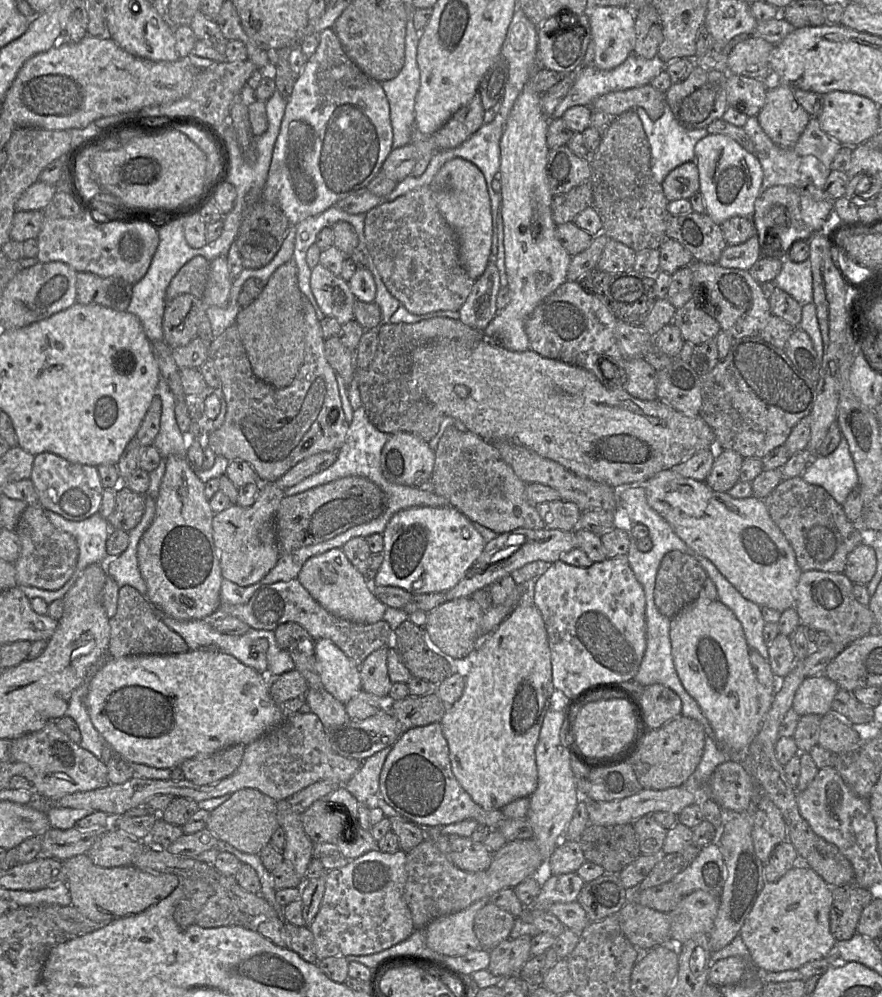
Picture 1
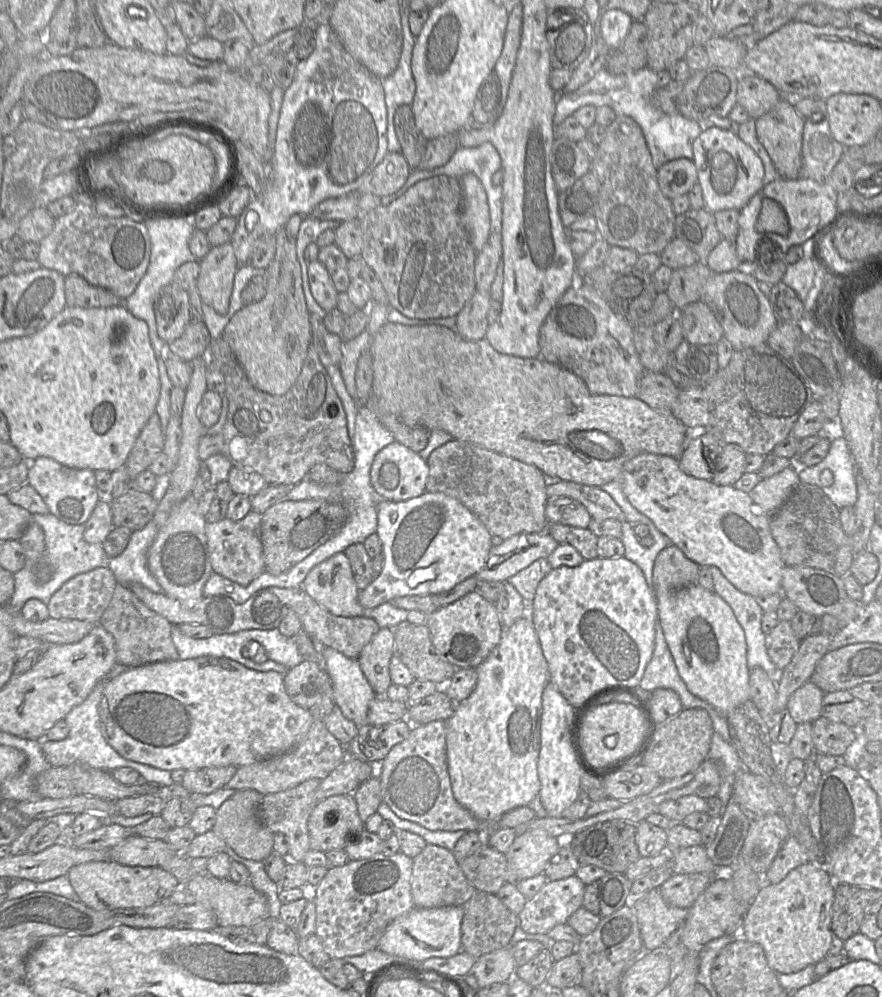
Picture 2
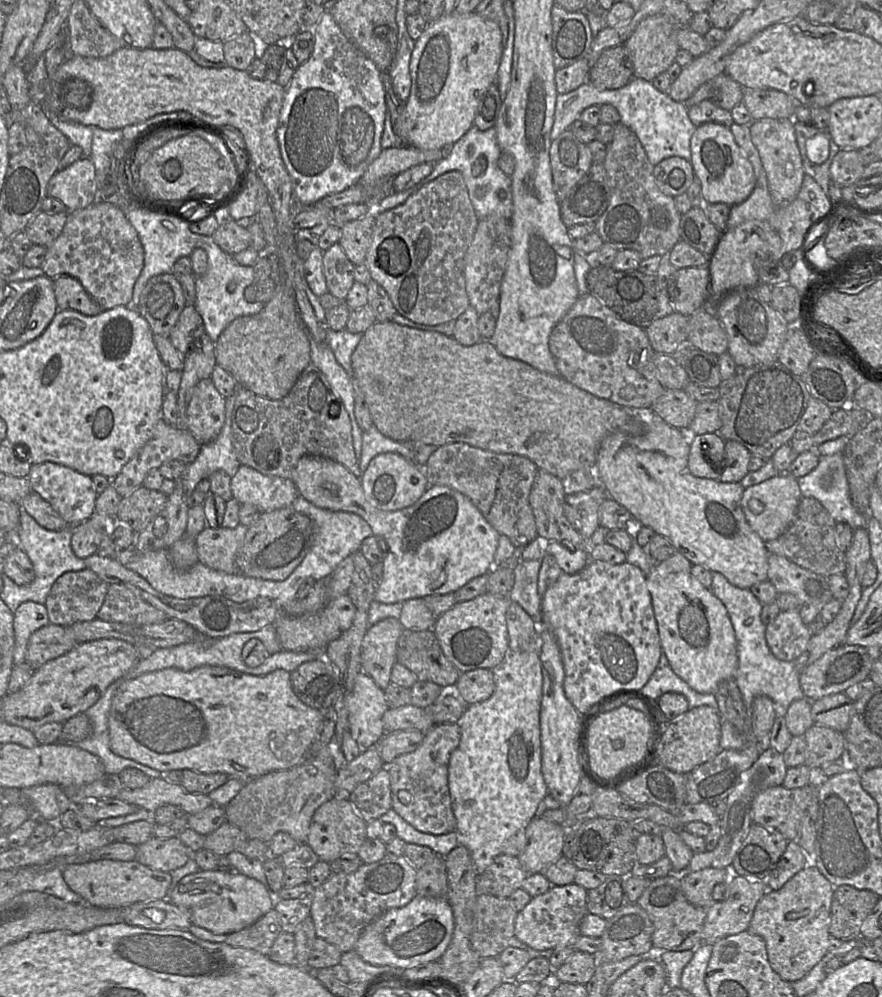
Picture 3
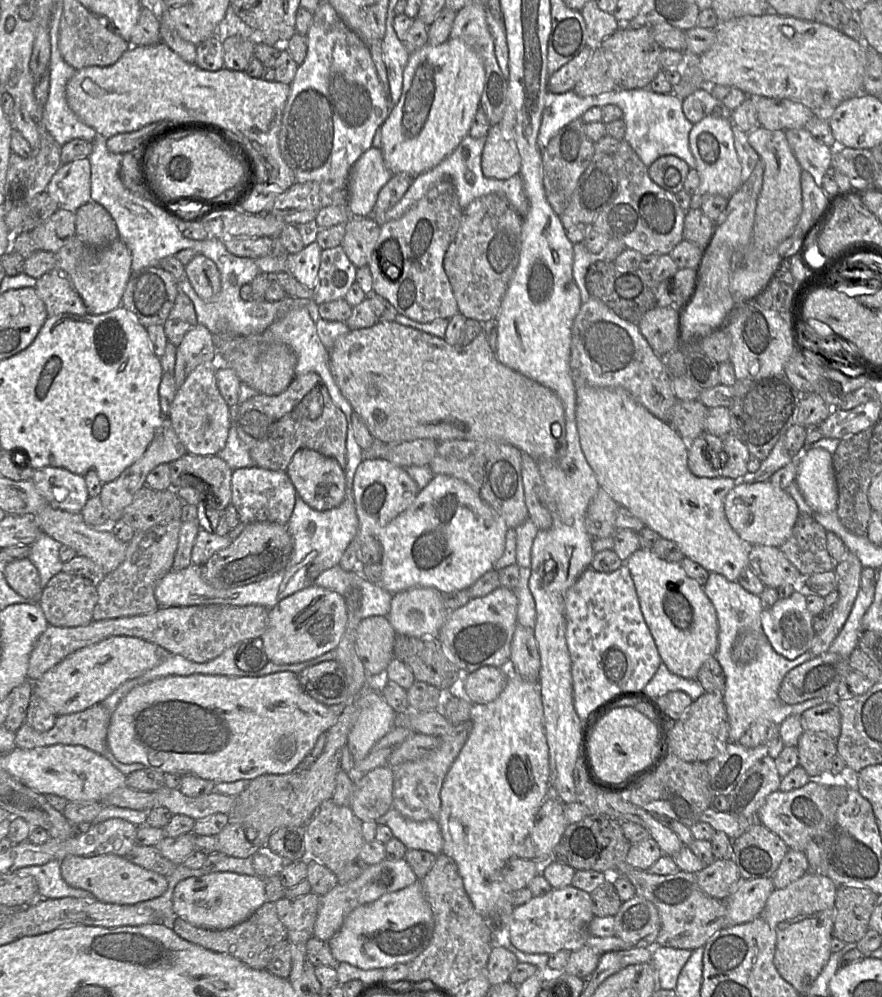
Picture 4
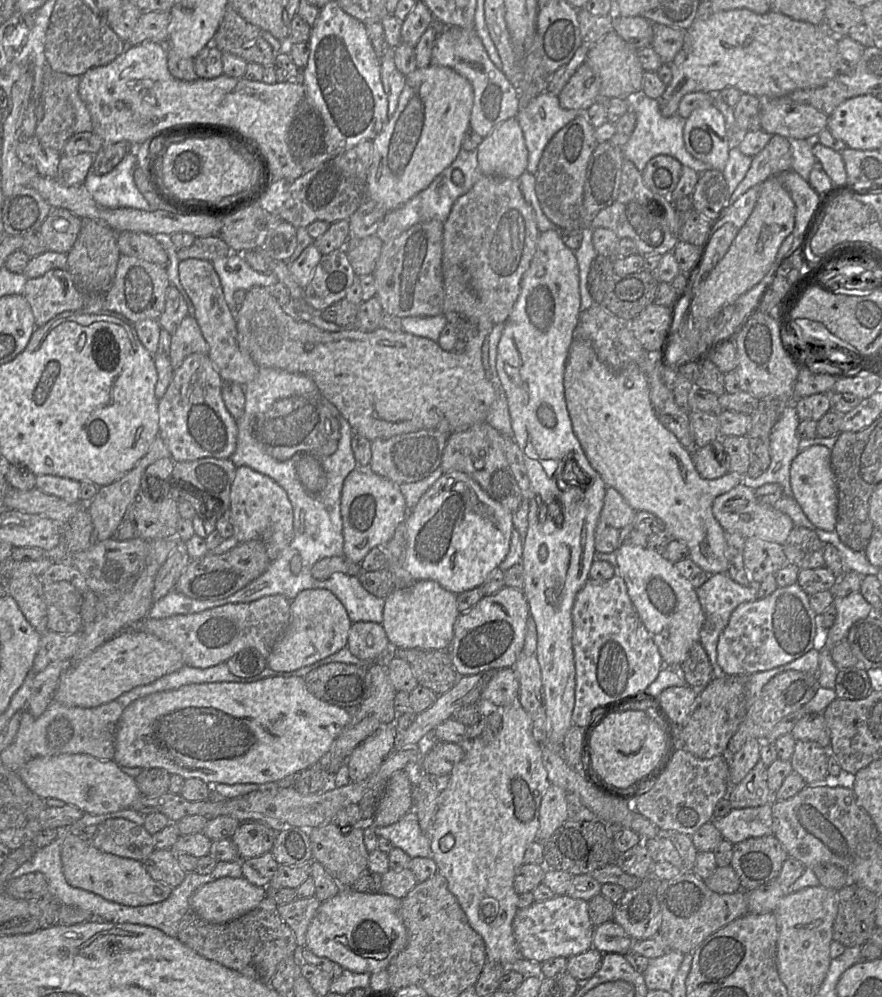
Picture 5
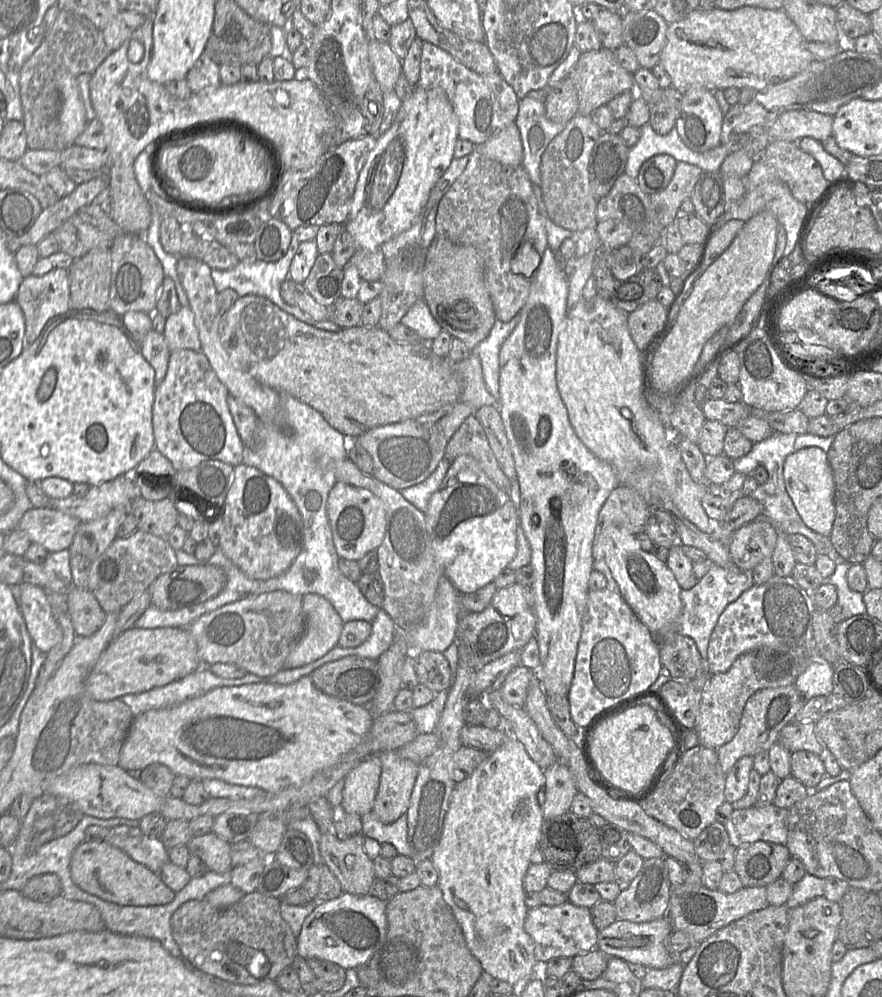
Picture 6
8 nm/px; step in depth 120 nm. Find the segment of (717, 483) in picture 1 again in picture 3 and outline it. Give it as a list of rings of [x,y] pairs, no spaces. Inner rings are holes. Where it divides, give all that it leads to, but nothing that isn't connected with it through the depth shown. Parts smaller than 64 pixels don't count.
[[[726,440],[724,444],[724,459],[716,463],[721,482],[740,482],[749,472],[750,451],[741,443]]]

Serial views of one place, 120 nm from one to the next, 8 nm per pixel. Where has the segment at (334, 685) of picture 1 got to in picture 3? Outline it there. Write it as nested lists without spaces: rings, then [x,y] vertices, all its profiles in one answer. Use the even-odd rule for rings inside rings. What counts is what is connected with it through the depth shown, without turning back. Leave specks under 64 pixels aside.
[[[361,671],[347,695],[349,732],[361,750],[374,747],[385,735],[383,715],[390,708],[382,690]]]

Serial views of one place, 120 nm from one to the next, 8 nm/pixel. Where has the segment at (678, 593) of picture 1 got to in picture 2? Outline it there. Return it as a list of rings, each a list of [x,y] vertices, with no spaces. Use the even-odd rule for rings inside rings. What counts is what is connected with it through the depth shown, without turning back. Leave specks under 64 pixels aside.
[[[670,544],[662,549],[654,562],[653,567],[653,591],[659,588],[677,590],[697,583],[700,566],[686,557],[676,545]]]

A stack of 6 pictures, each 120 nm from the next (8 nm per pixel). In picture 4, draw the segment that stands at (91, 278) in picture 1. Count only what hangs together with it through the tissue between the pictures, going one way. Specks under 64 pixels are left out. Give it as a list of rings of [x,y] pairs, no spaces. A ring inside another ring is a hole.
[[[57,268],[38,278],[34,289],[45,304],[48,317],[62,313],[74,315],[88,313],[68,274],[61,272]]]

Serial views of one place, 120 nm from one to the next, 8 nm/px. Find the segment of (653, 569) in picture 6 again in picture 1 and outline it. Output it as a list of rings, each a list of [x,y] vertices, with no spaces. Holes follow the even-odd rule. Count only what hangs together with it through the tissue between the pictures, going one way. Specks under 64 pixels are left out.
[[[699,597],[671,619],[670,640],[684,688],[698,702],[717,742],[739,754],[761,731],[776,693],[776,688],[767,688],[757,679],[741,622],[719,599]]]

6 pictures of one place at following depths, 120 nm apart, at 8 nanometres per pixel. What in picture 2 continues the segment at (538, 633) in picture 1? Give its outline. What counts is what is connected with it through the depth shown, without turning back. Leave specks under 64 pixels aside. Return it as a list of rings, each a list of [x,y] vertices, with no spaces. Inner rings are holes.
[[[523,616],[511,627],[504,628],[497,646],[475,669],[477,671],[477,683],[474,690],[468,698],[464,699],[460,703],[455,703],[453,715],[445,721],[448,772],[453,796],[461,806],[467,809],[479,820],[498,821],[504,813],[517,807],[527,806],[531,800],[538,796],[540,791],[540,780],[538,778],[537,771],[537,762],[540,750],[540,715],[542,708],[542,694],[545,686],[550,682],[550,674],[548,664],[543,655],[541,645],[531,619],[528,616]]]

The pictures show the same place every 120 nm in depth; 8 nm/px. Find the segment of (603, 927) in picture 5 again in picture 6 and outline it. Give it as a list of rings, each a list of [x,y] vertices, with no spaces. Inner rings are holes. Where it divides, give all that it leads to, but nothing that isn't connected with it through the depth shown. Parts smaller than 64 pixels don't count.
[[[666,916],[643,923],[617,919],[599,931],[597,948],[608,956],[621,958],[627,963],[641,964],[647,969],[664,969],[677,960],[677,956],[671,955],[665,947],[665,940],[672,931],[672,926]]]

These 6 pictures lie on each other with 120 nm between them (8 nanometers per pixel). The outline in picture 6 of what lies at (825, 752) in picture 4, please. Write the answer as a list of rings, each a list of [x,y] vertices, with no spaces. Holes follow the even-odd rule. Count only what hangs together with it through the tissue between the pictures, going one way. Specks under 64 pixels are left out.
[[[796,751],[790,758],[791,776],[807,789],[815,788],[826,774],[822,758],[809,751]]]

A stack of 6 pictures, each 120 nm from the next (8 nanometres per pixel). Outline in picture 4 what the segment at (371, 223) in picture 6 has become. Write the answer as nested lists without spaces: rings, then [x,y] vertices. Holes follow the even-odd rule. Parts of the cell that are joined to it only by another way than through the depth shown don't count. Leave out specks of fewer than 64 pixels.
[[[449,38],[440,45],[425,44],[410,54],[403,72],[403,88],[398,103],[392,106],[381,125],[381,151],[386,167],[393,175],[416,177],[435,167],[450,155],[469,134],[472,121],[480,107],[485,84],[485,68],[477,51],[459,38]]]

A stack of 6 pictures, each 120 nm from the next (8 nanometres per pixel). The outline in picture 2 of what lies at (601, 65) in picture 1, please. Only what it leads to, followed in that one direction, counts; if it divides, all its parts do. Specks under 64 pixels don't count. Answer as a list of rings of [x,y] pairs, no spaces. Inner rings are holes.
[[[620,9],[604,11],[599,19],[599,34],[610,51],[618,49],[633,23],[633,19]]]

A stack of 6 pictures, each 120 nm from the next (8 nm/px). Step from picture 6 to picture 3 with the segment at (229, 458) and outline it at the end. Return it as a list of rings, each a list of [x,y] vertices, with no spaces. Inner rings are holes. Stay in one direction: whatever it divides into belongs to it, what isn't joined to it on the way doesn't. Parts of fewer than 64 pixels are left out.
[[[211,377],[194,387],[186,412],[187,430],[200,444],[213,441],[225,421],[225,398],[216,389]]]

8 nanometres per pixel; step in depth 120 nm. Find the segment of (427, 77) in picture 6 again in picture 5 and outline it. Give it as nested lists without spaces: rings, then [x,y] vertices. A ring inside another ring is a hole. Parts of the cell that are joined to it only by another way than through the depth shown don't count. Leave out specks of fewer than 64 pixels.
[[[447,27],[438,36],[431,54],[431,64],[449,67],[466,78],[472,85],[474,103],[470,129],[486,138],[493,128],[519,111],[518,93],[505,74],[490,60],[474,27]]]

